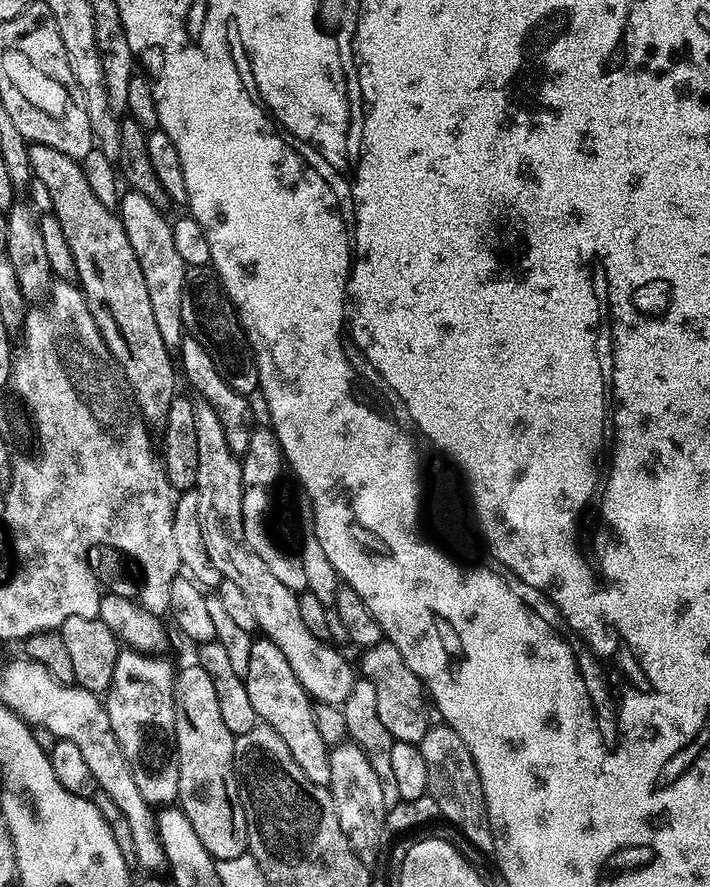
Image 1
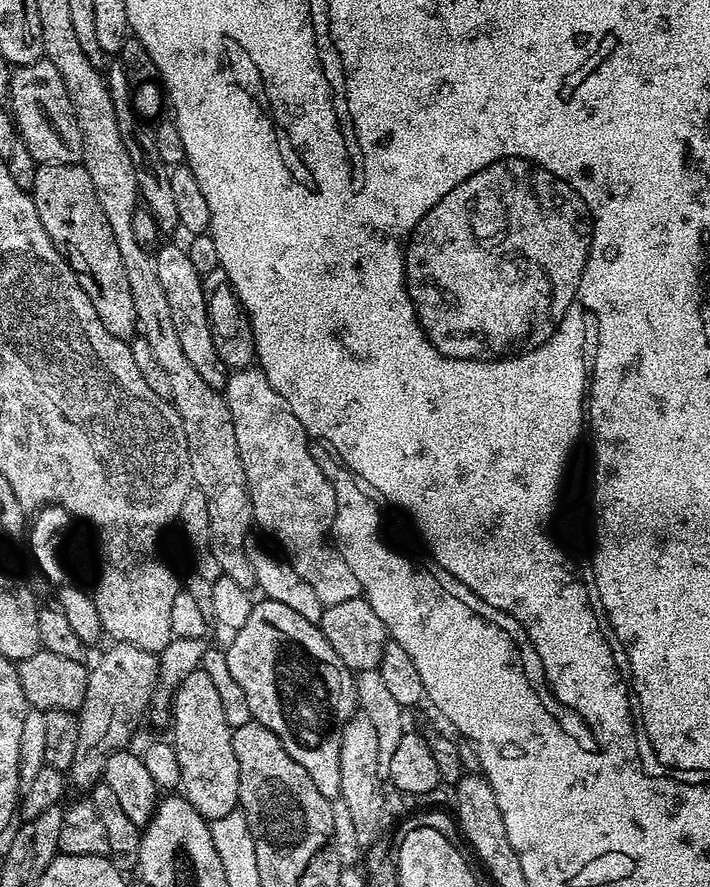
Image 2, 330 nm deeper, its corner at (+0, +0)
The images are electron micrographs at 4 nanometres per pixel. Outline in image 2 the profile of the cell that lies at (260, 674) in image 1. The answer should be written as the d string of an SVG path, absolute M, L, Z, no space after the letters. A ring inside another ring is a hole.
M267 598L255 601L250 610L250 618L246 618L246 626L235 629L231 633L232 641L226 644L226 662L230 666L230 674L237 680L238 686L246 694L246 702L250 705L250 714L266 730L270 730L286 746L286 754L310 774L314 786L322 793L322 798L334 801L340 799L342 790L342 717L344 712L344 696L340 693L340 672L342 665L338 654L326 642L319 624L306 622L302 614L290 610L283 602L274 602Z

